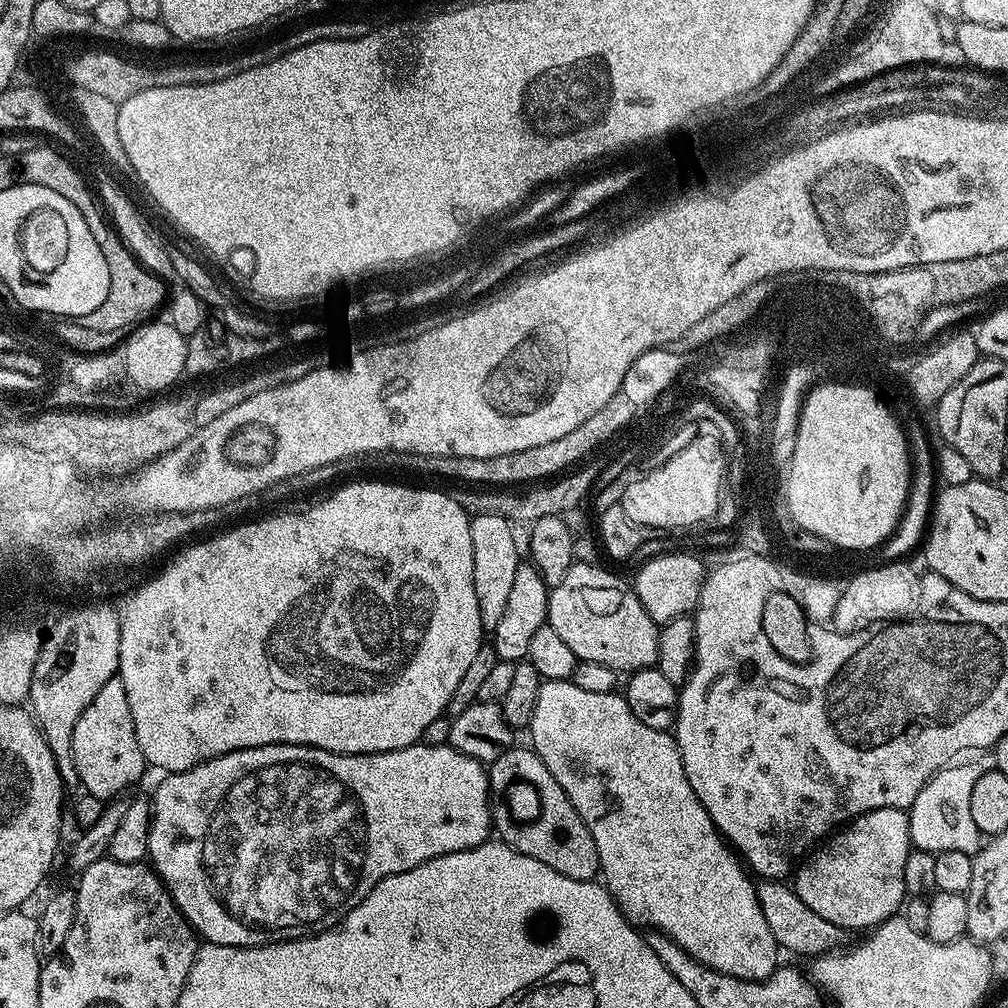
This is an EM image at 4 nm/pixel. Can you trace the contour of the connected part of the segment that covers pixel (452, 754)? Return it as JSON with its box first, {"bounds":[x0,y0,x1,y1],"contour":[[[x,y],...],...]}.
{"bounds":[147,742,493,948],"contour":[[[417,742],[398,750],[357,756],[327,752],[301,744],[267,744],[215,756],[206,762],[195,764],[185,772],[165,775],[163,779],[157,786],[156,793],[150,796],[152,821],[147,859],[199,939],[218,946],[259,948],[262,944],[274,944],[278,940],[301,940],[303,936],[317,936],[327,928],[335,928],[347,912],[354,910],[354,906],[358,906],[358,902],[362,902],[362,898],[366,898],[366,894],[370,894],[370,890],[374,890],[374,886],[382,882],[382,878],[414,870],[414,866],[442,854],[470,850],[485,843],[493,831],[488,768],[481,761],[462,754],[449,743]]]}

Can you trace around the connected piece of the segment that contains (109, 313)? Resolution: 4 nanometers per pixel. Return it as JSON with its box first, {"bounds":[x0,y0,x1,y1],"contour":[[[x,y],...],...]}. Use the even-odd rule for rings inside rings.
{"bounds":[84,252,166,354],"contour":[[[113,252],[105,258],[106,266],[110,270],[110,294],[106,294],[106,302],[102,302],[98,310],[90,310],[88,320],[84,321],[86,333],[93,335],[94,332],[100,332],[97,336],[87,337],[89,338],[87,351],[92,354],[119,345],[125,339],[125,330],[131,330],[151,321],[155,317],[152,315],[159,308],[161,311],[166,300],[166,284],[154,273],[145,269],[132,254],[120,255],[119,252]]]}

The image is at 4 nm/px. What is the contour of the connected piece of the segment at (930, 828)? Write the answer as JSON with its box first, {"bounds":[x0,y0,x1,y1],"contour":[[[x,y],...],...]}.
{"bounds":[908,767,982,852],"contour":[[[956,767],[941,768],[931,781],[924,785],[924,791],[918,794],[918,798],[914,798],[908,812],[913,849],[932,852],[947,848],[976,850],[981,847],[982,834],[978,826],[974,826],[974,818],[970,814],[970,794],[974,791],[974,784],[978,782],[981,769]]]}

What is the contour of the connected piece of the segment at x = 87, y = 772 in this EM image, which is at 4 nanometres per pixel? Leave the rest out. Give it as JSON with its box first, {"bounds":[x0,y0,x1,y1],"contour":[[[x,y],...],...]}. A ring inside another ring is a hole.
{"bounds":[74,678,146,802],"contour":[[[118,678],[106,682],[102,690],[82,710],[78,726],[74,726],[74,766],[78,770],[79,787],[87,795],[108,802],[124,794],[131,784],[144,776],[146,761],[138,746],[138,734],[134,730],[134,718],[130,714],[130,698],[126,698],[126,686]]]}

